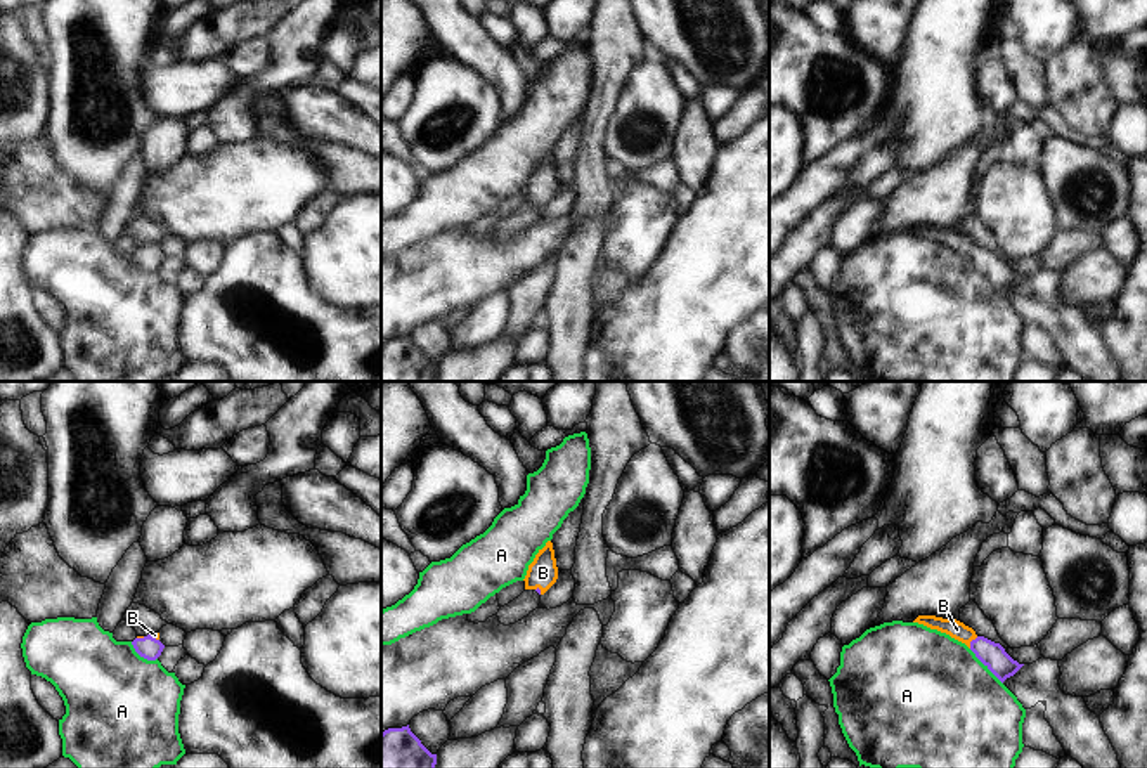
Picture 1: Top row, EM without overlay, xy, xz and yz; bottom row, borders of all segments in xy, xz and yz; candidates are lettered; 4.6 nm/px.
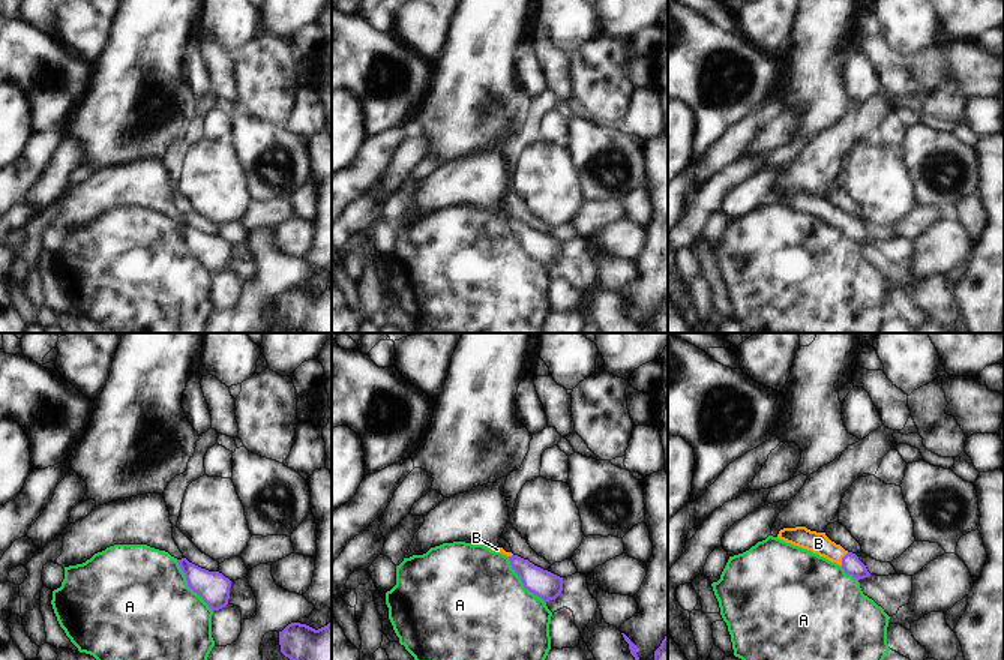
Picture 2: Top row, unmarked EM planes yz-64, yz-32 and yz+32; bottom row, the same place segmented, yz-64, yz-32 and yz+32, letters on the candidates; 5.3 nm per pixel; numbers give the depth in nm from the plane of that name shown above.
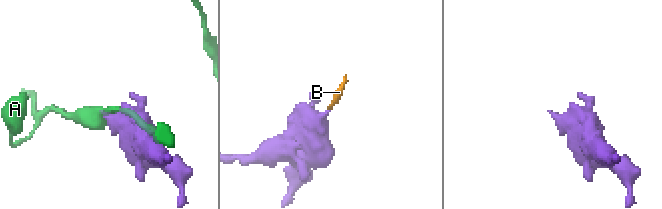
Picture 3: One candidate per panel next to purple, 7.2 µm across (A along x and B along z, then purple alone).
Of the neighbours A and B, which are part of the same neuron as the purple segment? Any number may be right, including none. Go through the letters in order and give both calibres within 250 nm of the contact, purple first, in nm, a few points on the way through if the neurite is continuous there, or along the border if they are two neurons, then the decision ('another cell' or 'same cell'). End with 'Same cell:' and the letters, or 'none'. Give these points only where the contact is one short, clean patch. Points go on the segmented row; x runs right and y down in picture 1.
A: 120/500 nm | another cell
B: 120/90 nm | across yz (991, 654), (971, 642), (957, 630) | same cell
Same cell: B

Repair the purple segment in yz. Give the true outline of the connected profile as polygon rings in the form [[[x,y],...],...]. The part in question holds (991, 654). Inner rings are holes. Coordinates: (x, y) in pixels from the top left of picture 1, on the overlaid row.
[[[918,615],[913,622],[937,629],[965,643],[1001,683],[1024,666],[1014,661],[1000,643],[995,643],[984,636],[977,636],[972,628],[956,619]]]

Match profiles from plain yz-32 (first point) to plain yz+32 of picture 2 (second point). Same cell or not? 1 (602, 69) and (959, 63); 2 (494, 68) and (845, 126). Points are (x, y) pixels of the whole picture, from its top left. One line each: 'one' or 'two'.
1: two
2: two

